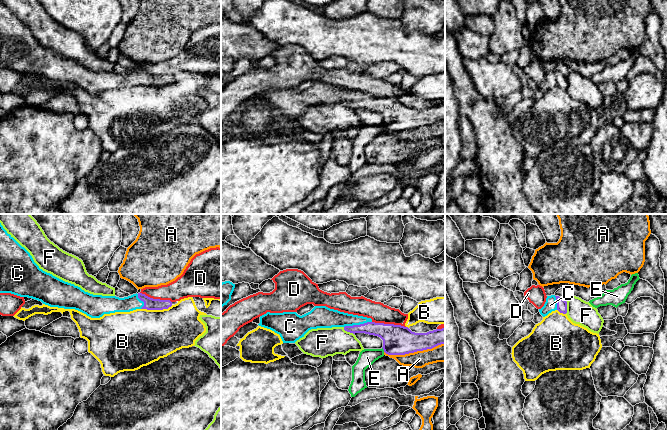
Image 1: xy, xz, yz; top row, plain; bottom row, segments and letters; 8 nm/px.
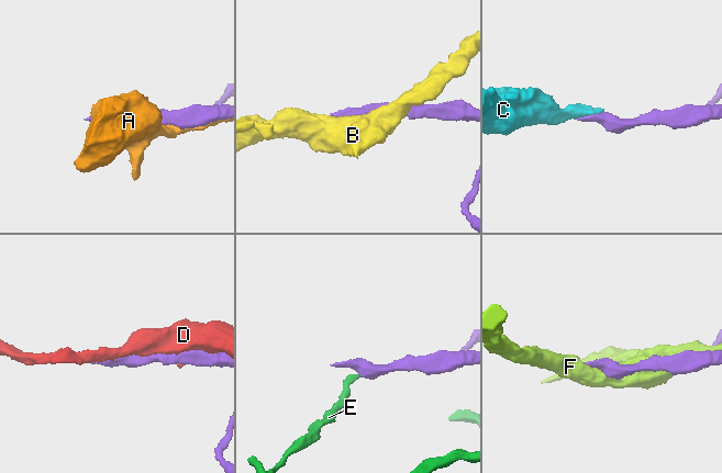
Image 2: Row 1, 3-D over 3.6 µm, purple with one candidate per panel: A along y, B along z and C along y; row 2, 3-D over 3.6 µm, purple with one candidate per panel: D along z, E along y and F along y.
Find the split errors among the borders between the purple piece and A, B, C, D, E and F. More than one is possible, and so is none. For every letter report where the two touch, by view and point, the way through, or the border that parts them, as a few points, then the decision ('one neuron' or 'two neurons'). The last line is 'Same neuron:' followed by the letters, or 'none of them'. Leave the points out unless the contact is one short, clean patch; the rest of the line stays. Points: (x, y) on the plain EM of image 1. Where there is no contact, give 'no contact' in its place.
A: meets purple in xz at (414, 127); two neurons
B: meets purple in xy at (156, 85); two neurons
C: meets purple in xz at (357, 101); runs through xz (387, 108), (365, 101), (357, 101), (342, 95), (327, 94); one neuron
D: meets purple in xz at (389, 100); two neurons
E: meets purple in xz at (383, 125); border along xz (382, 123), (384, 127); two neurons
F: meets purple in xz at (348, 107); two neurons
Same neuron: C

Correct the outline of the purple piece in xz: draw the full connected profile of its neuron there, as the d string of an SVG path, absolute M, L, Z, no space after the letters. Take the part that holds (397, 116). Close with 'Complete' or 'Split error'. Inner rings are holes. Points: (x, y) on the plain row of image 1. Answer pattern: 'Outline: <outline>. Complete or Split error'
Outline: M315 82L300 92L296 88L270 89L260 92L261 103L279 110L283 119L295 119L311 105L343 103L350 109L365 109L383 116L388 131L405 131L445 120L445 103L427 109L415 109L408 103L375 99L371 94L348 90L326 82Z. Split error

